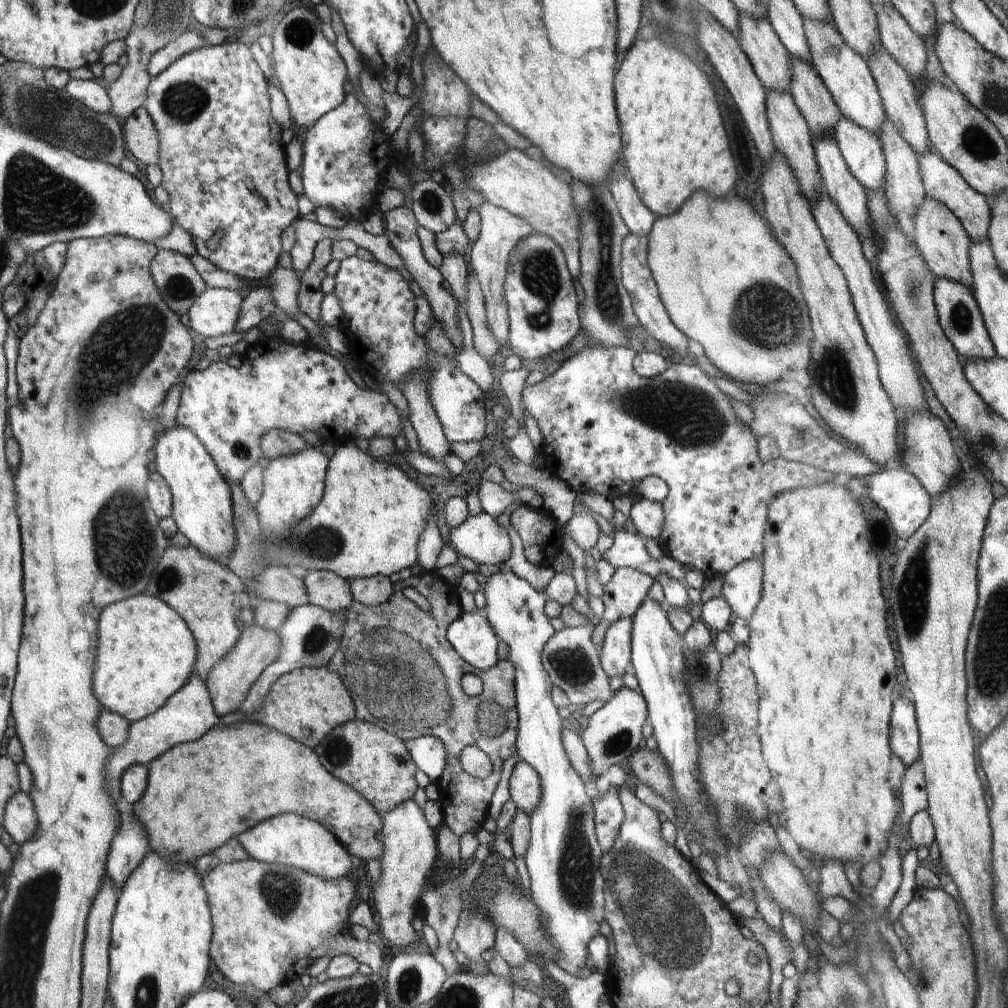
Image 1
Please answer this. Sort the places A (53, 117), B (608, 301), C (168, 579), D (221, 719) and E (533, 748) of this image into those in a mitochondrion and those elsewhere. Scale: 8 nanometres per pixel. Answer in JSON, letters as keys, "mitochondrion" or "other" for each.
{"A":"mitochondrion","B":"mitochondrion","C":"mitochondrion","D":"other","E":"other"}

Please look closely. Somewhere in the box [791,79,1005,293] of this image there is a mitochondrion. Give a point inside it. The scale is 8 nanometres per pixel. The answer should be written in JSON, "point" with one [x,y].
{"point":[975,140]}

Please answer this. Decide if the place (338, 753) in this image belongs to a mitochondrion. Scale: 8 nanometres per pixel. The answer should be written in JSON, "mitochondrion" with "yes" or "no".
{"mitochondrion":"yes"}

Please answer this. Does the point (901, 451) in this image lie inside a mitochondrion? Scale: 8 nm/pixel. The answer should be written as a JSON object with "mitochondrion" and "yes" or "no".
{"mitochondrion":"no"}

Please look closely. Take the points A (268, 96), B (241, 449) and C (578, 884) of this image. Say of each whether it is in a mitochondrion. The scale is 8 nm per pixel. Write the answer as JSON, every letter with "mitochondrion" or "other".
{"A":"other","B":"mitochondrion","C":"mitochondrion"}

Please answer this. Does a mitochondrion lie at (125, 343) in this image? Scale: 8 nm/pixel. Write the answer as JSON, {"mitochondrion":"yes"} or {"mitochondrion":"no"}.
{"mitochondrion":"yes"}

